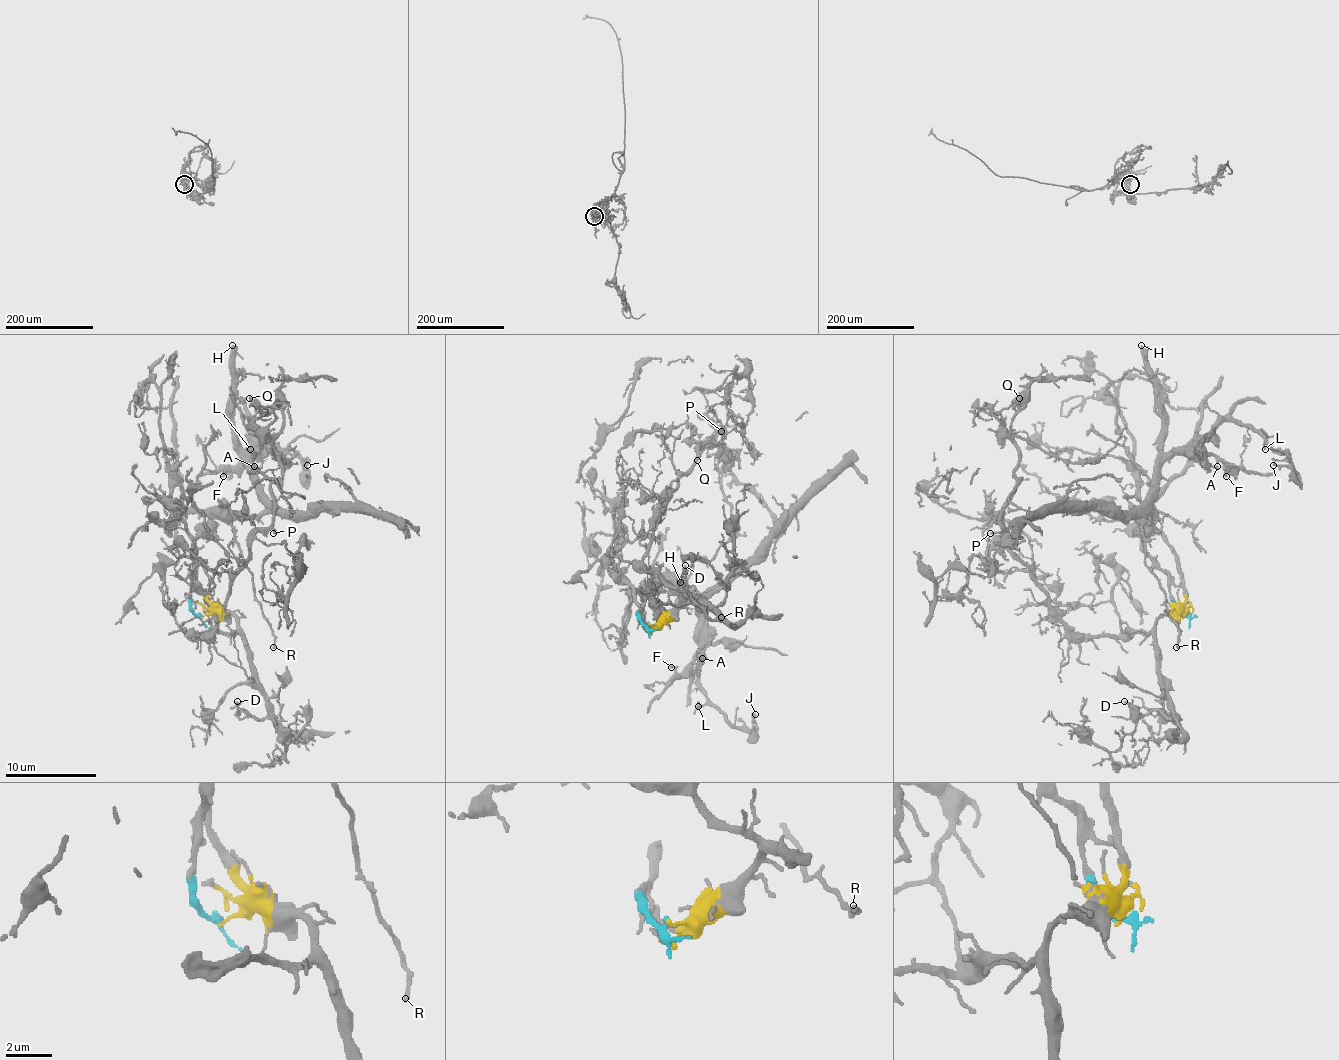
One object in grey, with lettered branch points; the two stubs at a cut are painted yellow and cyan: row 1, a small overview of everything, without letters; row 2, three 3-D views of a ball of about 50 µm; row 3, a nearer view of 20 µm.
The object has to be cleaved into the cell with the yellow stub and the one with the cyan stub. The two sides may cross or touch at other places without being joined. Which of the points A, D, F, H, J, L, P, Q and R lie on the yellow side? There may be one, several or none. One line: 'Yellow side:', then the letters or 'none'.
Yellow side: D, P, Q

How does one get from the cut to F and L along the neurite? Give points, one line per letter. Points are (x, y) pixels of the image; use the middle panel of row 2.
F: (648, 625), (639, 615), (643, 584), (711, 590), (698, 602), (700, 650), (679, 672), (670, 668)
L: (648, 625), (639, 615), (643, 584), (711, 590), (698, 602), (700, 691), (707, 700), (698, 707)

